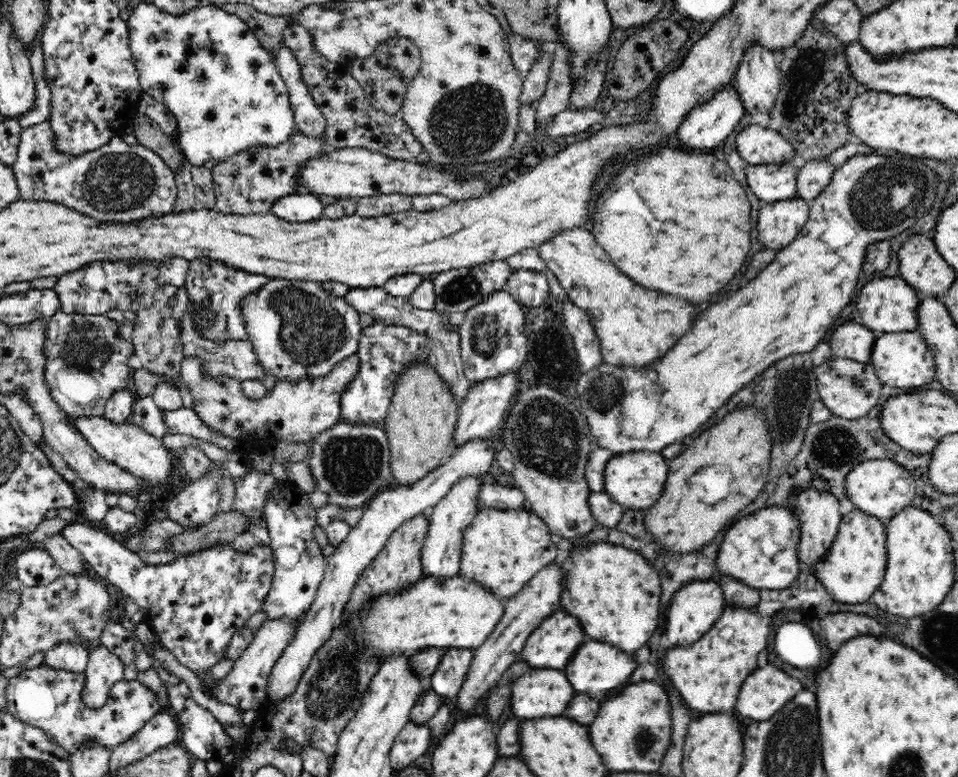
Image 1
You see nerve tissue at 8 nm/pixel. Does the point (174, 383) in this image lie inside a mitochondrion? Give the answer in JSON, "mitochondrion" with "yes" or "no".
{"mitochondrion":"no"}

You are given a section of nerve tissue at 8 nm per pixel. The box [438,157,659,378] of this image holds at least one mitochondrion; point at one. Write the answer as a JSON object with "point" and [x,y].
{"point":[487,336]}

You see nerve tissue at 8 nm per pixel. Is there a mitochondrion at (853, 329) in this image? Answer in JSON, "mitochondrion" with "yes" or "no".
{"mitochondrion":"no"}

